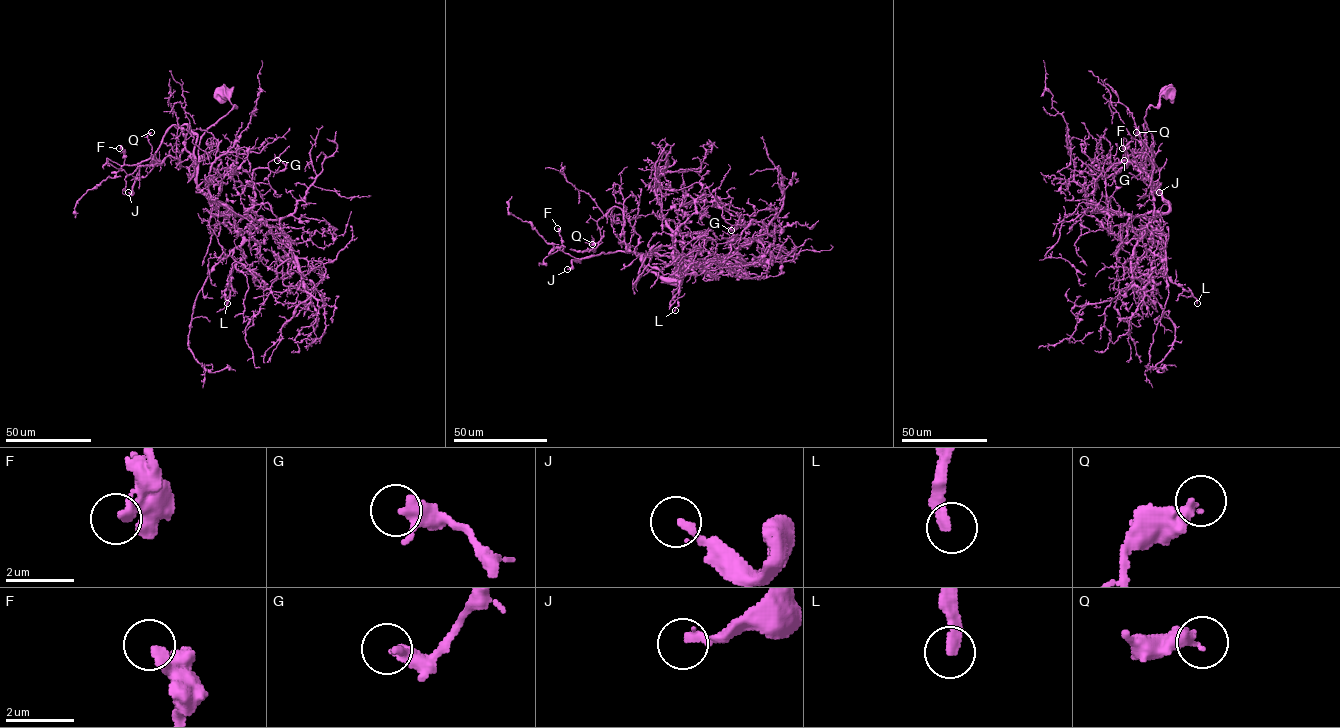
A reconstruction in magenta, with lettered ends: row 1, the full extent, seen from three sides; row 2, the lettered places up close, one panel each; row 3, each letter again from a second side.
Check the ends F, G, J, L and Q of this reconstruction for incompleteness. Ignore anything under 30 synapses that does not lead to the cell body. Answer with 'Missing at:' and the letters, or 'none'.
Missing at: J, L

